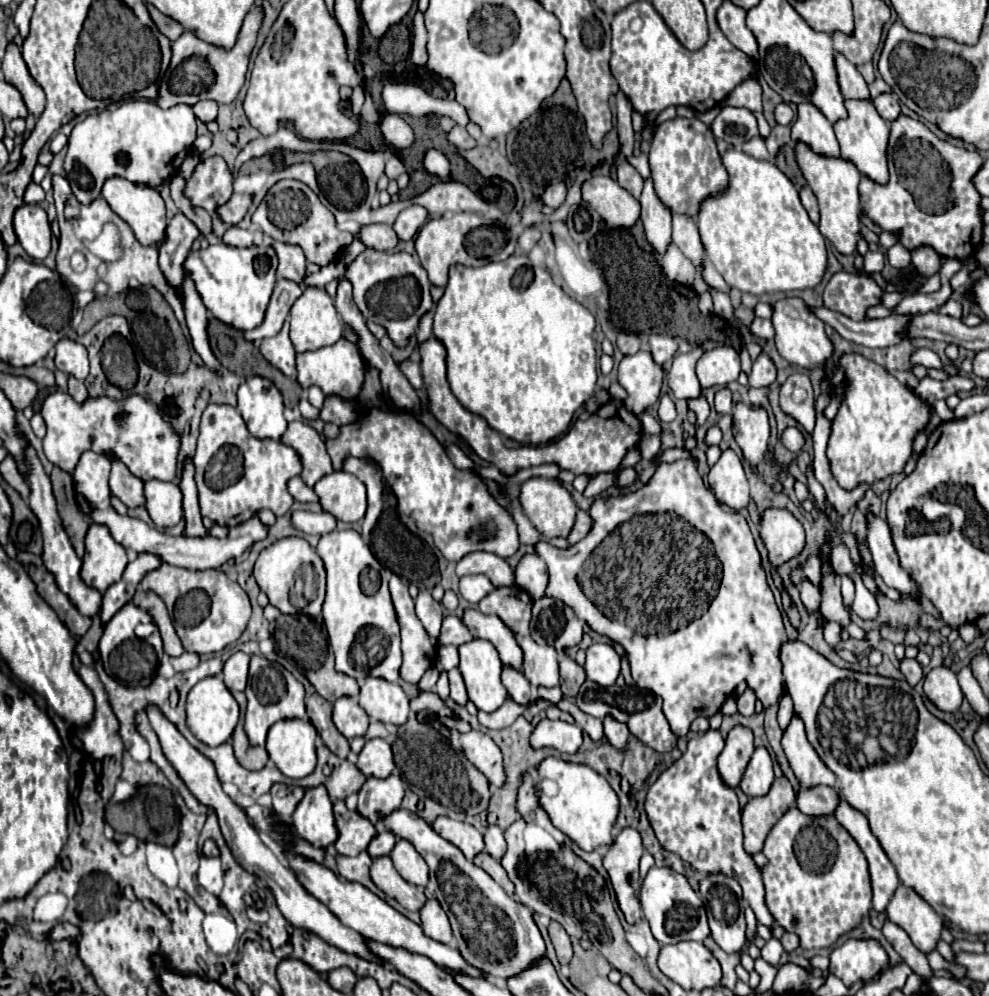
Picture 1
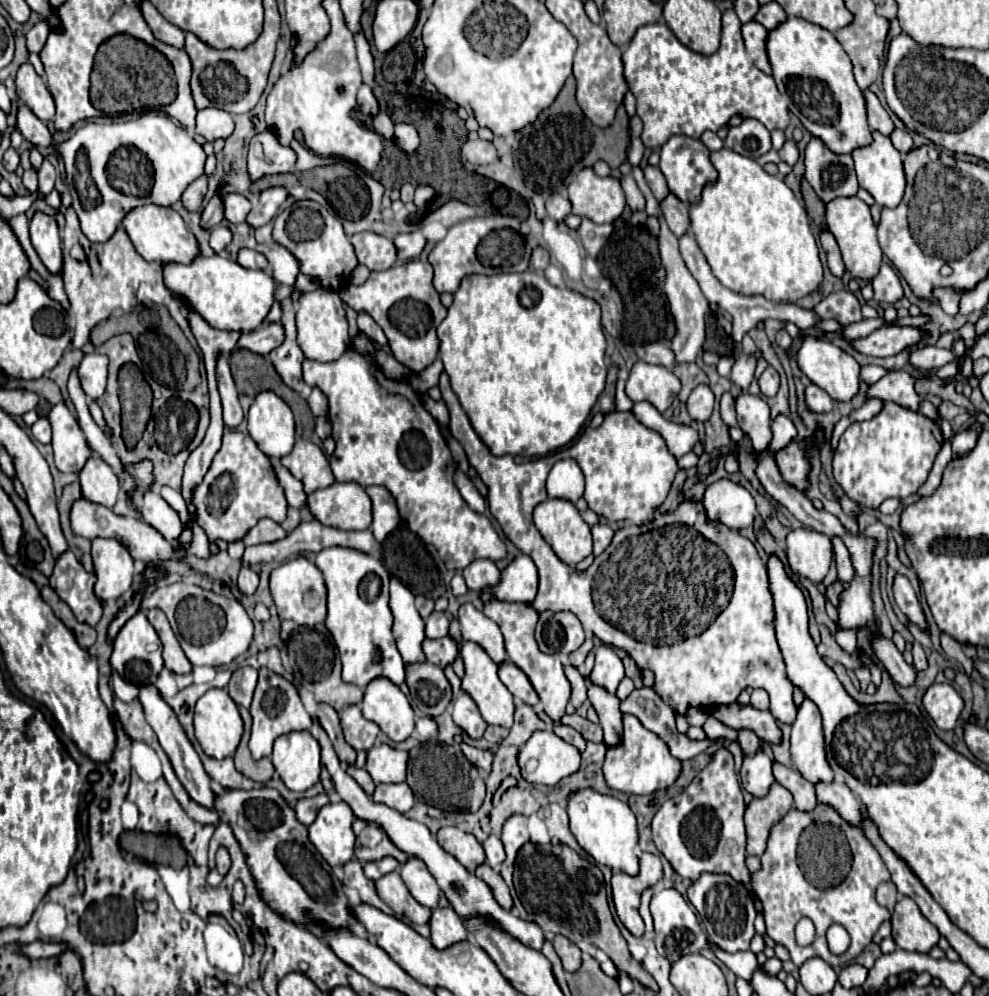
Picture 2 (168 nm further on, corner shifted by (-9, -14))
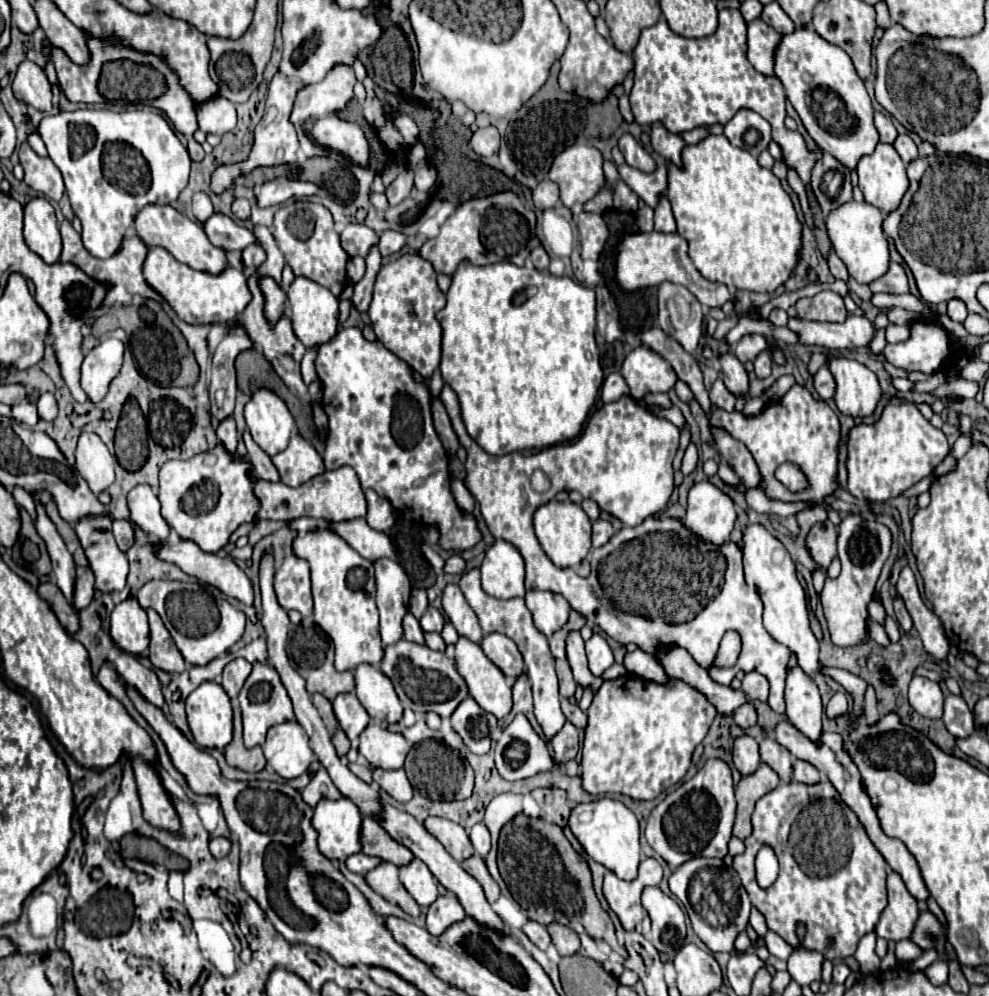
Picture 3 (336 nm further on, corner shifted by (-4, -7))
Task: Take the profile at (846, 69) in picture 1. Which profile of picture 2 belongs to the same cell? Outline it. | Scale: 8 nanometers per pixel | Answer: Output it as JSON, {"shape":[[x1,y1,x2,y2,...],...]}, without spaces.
{"shape":[[863,90,863,96,865,96,865,104,867,104,867,118,869,118,871,130,877,130,877,132,889,136,893,130,893,120,889,118,887,110,881,106,879,98,871,90]]}

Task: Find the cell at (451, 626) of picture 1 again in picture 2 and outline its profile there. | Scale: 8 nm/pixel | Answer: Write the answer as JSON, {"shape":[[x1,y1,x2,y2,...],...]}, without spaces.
{"shape":[[445,636,445,638,437,638,437,640,425,638,423,652,429,662,433,662,435,666,441,666,441,668,453,664,461,656,459,644,453,636]]}

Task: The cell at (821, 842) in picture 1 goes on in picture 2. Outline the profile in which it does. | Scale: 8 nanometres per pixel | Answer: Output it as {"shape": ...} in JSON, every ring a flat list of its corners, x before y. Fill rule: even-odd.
{"shape":[[819,804,811,814,797,812,795,808,789,810,789,814,771,828,767,850,761,856,761,864,763,864,763,868,759,872,751,874,751,884,765,908,767,936,773,938,777,944,783,944,789,950,791,960,797,966,801,966,809,958,823,958,831,966,841,966,841,964,851,962,857,954,861,954,861,950,867,944,871,944,881,922,889,918,889,910,885,906,881,906,875,898,877,886,889,880,889,870,885,870,885,864,881,862,881,856,877,854,877,850,873,850,873,846,869,846,869,840,865,838,863,830,849,826,831,806],[803,916,811,918,817,928,815,942,809,946,799,946,793,938,793,928],[833,924,841,924,851,936,851,946,841,956,831,954,827,940,825,940,825,932]]}

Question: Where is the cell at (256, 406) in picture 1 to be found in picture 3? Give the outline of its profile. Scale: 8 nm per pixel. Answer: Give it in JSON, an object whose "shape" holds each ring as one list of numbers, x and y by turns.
{"shape":[[268,389,256,391,248,401,244,415,254,441,264,453,274,457,286,449,294,431,294,417,276,393]]}

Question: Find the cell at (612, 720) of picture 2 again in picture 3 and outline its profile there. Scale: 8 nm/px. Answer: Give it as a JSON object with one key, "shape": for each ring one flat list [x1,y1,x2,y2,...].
{"shape":[[570,631,566,637,566,657,570,663,570,669,574,673,574,679,582,687,592,687,592,691,598,691,602,685,600,677,594,677,588,669,586,653,584,653,584,641,580,637,580,631]]}

